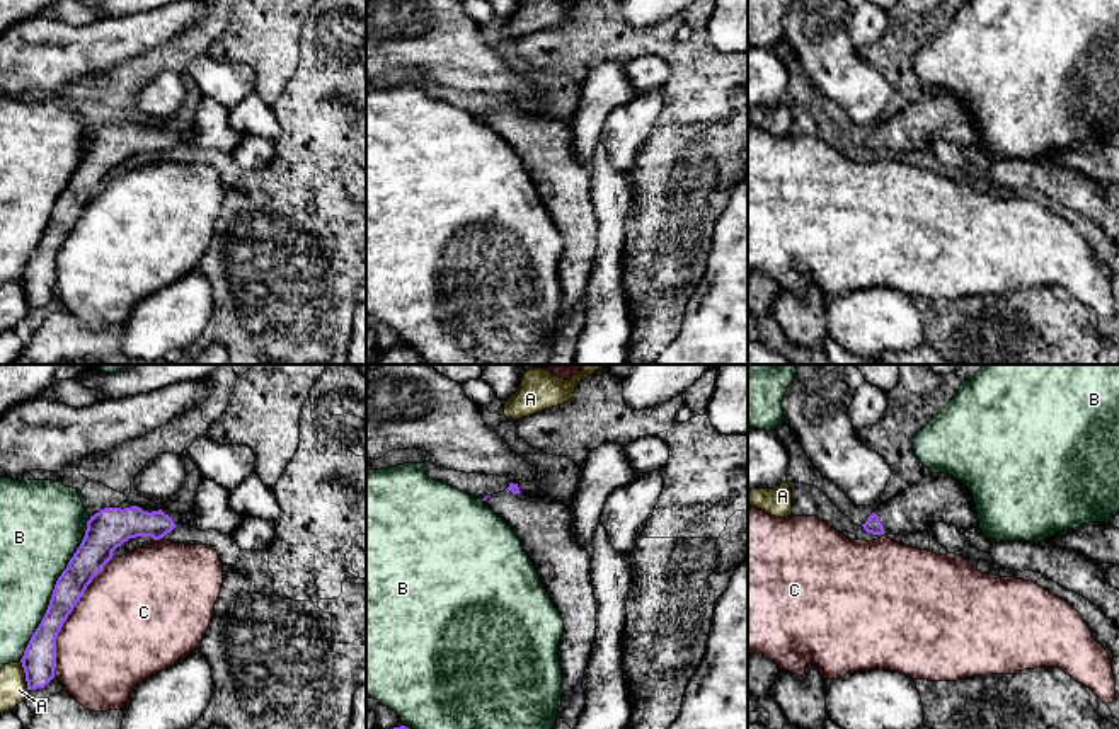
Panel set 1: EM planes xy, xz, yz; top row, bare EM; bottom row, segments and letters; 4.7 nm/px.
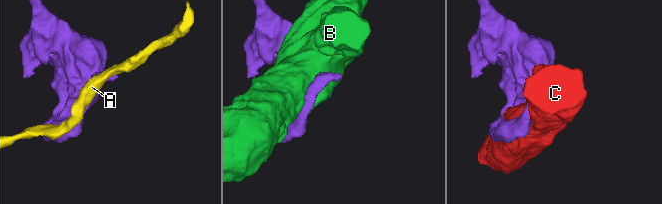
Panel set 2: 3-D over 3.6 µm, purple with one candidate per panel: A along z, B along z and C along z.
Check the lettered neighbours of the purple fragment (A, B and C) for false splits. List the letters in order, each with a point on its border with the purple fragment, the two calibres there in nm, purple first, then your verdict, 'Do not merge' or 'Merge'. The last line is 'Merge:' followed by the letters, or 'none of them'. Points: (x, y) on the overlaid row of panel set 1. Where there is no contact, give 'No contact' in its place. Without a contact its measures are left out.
A: Touches purple at xy (26, 677). Thickness 160 nm (purple) against 130 nm. Do not merge
B: Touches purple at xy (55, 588). Thickness 160 nm (purple) against 360 nm. Do not merge
C: Touches purple at xy (67, 617). Thickness 160 nm (purple) against 480 nm. Do not merge
Merge: none of them

